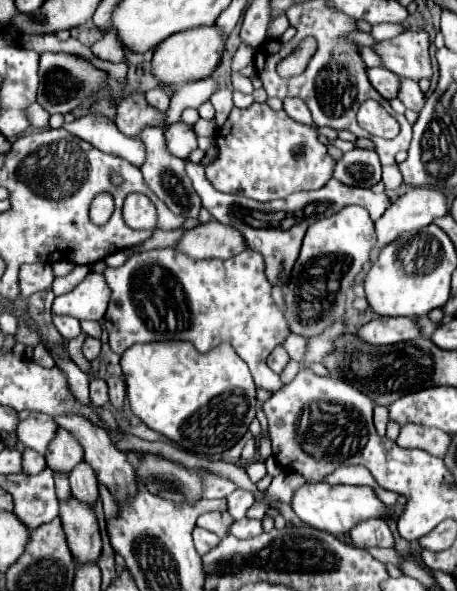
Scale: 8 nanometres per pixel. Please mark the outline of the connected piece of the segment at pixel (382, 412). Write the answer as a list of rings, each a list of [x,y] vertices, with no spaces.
[[[374,407],[374,427],[378,435],[386,433],[386,421],[388,421],[388,409],[386,407]]]

